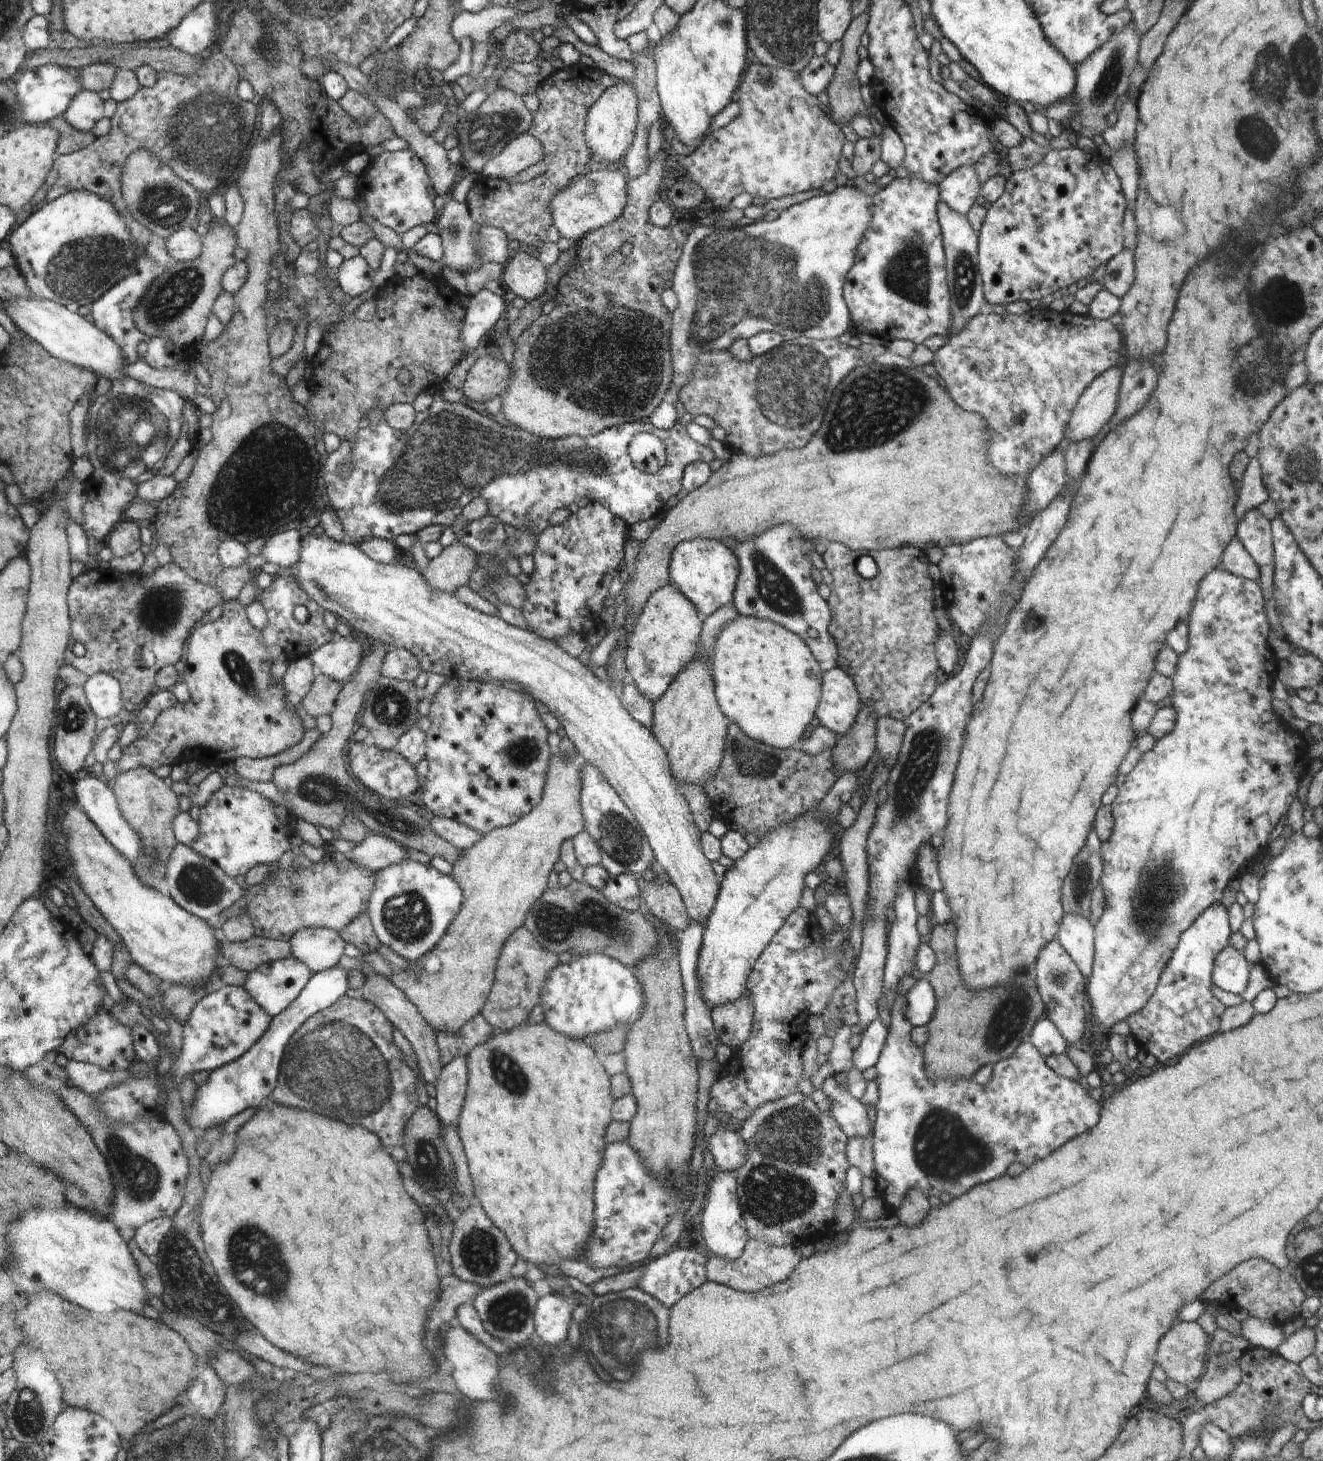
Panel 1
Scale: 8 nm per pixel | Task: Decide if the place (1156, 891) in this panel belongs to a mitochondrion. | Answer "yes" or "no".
yes

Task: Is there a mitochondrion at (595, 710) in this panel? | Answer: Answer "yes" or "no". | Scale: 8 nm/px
no

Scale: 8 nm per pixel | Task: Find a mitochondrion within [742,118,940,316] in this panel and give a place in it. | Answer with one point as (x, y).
(907, 273)

